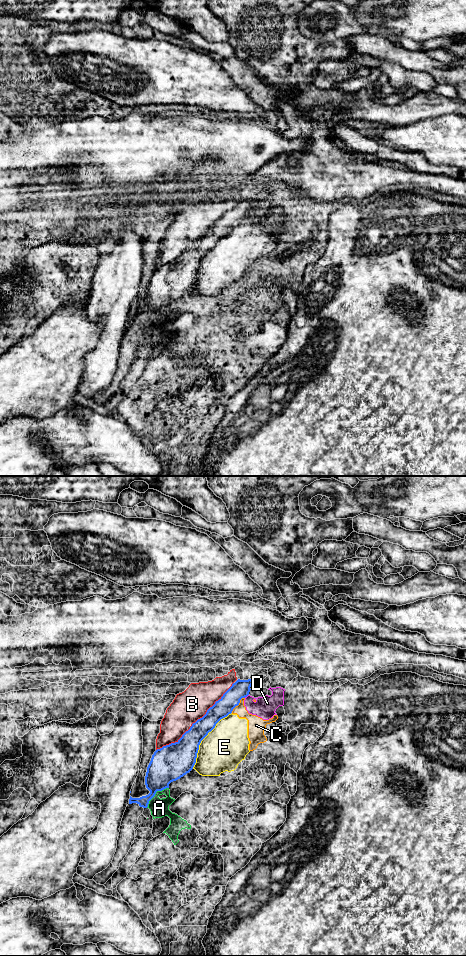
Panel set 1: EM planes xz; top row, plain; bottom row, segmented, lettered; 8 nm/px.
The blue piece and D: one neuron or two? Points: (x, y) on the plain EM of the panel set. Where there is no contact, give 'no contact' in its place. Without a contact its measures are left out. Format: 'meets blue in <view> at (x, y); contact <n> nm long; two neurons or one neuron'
meets blue in xz at (246, 216); contact 50 nm long; two neurons

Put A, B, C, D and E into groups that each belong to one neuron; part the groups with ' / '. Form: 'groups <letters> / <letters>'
groups A / B / C D E

